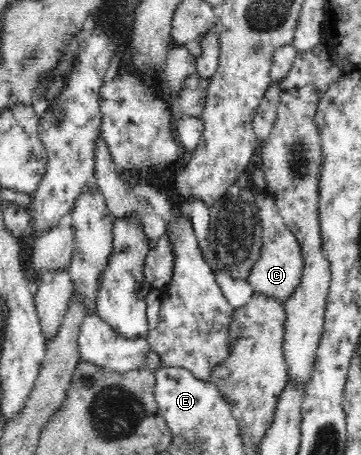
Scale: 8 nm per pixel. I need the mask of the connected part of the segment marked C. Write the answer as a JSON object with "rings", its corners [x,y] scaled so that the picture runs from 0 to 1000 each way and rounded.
{"rings":[[[740,429],[726,437],[715,470],[726,495],[726,554],[717,574],[690,598],[687,620],[706,646],[745,651],[787,668],[801,659],[801,651],[812,648],[817,633],[834,624],[834,604],[845,589],[834,538],[812,510],[789,497],[776,462],[751,431]]]}

